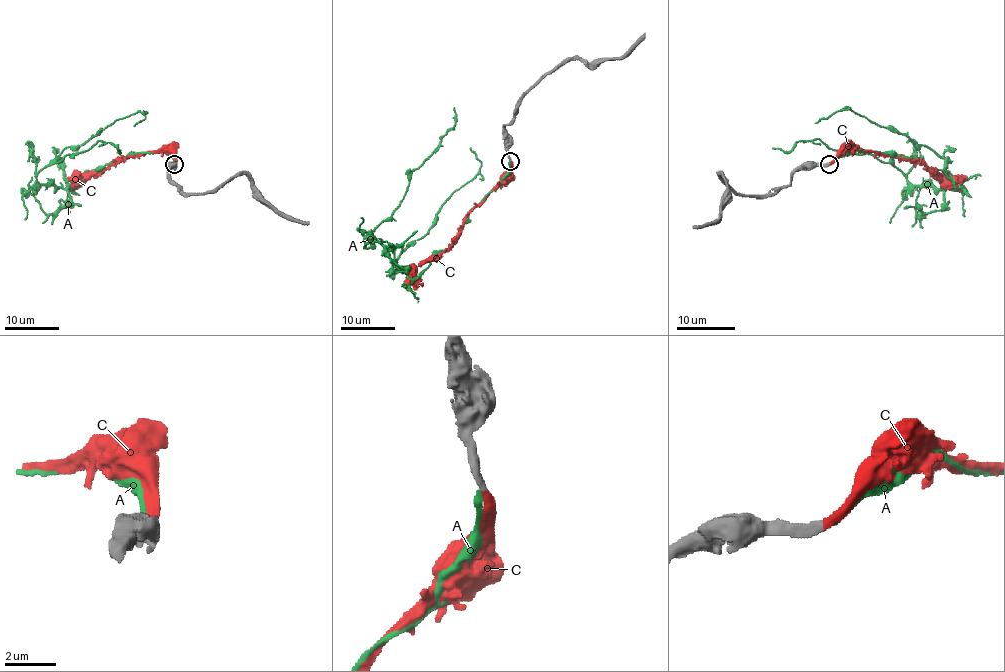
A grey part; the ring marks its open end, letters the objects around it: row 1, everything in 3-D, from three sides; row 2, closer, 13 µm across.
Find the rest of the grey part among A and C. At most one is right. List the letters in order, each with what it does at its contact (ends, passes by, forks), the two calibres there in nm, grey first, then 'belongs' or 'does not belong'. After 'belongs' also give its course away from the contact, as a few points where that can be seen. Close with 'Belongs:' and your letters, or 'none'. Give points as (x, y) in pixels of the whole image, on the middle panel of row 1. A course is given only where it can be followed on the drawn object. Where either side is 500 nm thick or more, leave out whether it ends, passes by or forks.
A: it ends | 360/220 nm | does not belong
C: it ends | 320/320 nm | belongs | via (511, 160), (507, 174), (467, 215), (456, 239), (417, 267), (414, 289)
Belongs: C

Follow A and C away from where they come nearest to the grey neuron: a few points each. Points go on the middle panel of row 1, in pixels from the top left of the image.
A: (509, 160), (508, 174), (469, 213), (461, 235), (409, 278), (372, 232), (455, 124), (454, 108)
C: (511, 160), (507, 174), (467, 215), (456, 239), (417, 267), (414, 289)

